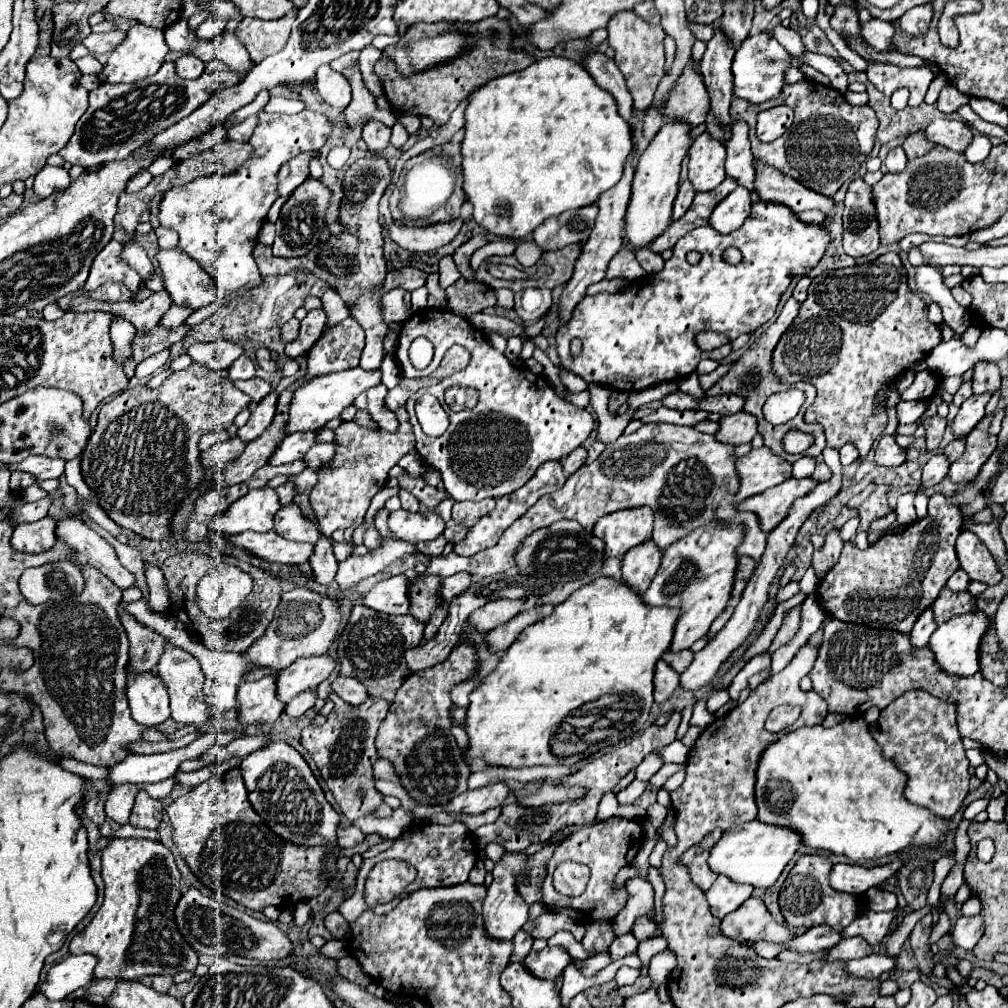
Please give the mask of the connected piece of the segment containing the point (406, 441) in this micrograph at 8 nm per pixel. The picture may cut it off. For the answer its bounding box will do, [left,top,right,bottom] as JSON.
[310,407,414,535]

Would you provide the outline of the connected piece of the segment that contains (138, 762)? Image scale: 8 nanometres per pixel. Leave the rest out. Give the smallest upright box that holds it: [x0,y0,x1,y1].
[110,731,238,785]

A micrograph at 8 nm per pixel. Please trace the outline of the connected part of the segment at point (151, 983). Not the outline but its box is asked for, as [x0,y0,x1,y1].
[140,977,174,993]

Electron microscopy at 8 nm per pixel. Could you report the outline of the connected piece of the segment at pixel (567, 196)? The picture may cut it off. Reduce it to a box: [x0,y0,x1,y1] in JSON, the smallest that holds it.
[462,57,632,239]

